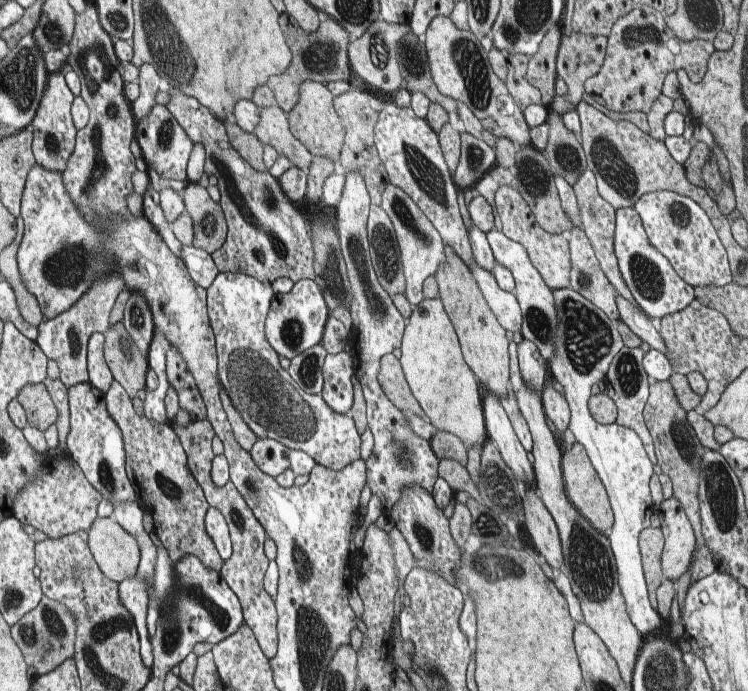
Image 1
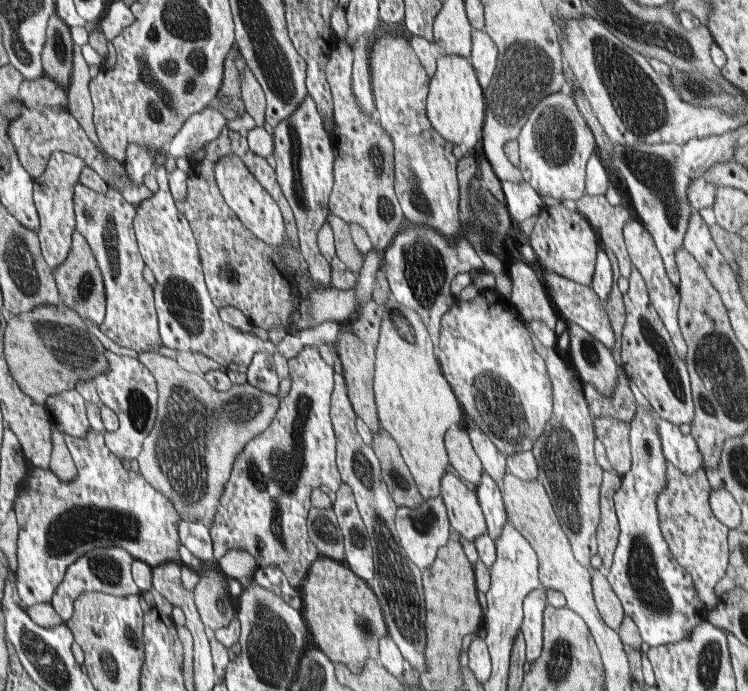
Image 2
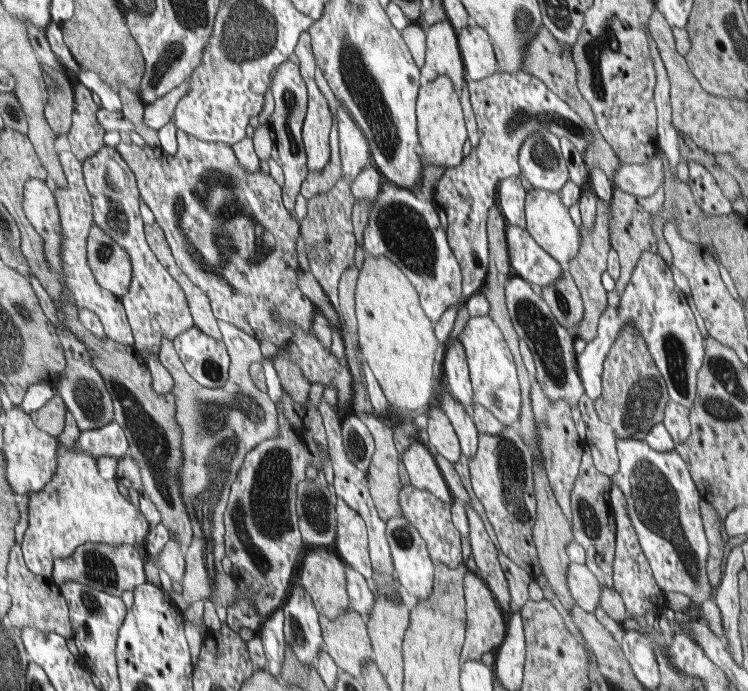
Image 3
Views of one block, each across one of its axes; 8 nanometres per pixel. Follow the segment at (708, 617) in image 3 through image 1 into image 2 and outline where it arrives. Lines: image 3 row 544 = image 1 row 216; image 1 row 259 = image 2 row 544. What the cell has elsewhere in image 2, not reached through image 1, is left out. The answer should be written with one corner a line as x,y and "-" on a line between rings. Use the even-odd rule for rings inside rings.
666,461
666,487
662,493
658,493
658,518
661,519
662,534
665,535
670,554
689,571
698,600
704,602
706,610
713,611
719,600
714,586
728,568
729,527
713,513
709,500
711,487
705,469
686,474

